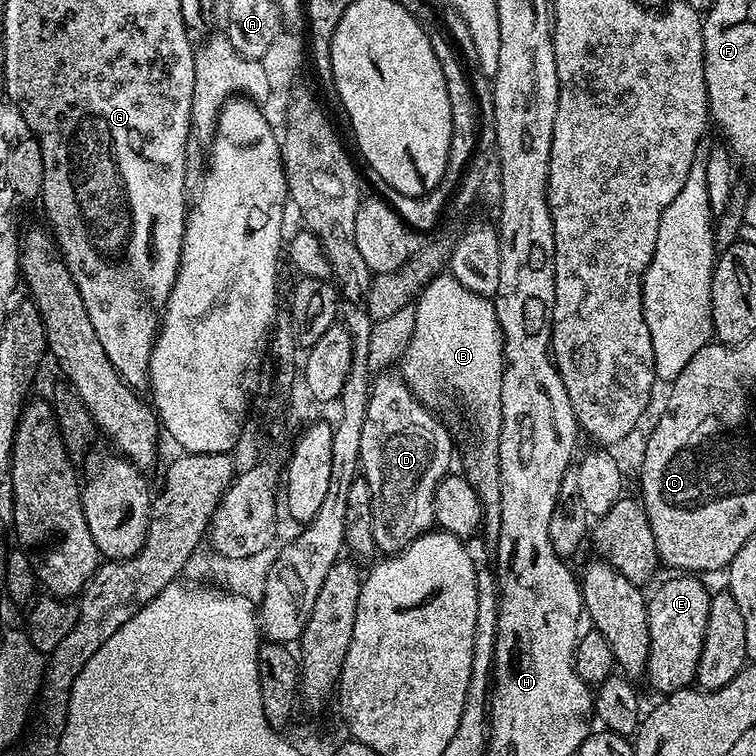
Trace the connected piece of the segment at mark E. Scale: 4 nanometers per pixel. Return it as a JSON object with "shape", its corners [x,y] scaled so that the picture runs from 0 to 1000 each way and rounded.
{"shape":[[[894,759],[890,761],[890,767],[884,767],[873,779],[869,780],[864,788],[856,795],[857,802],[857,821],[860,823],[860,865],[857,866],[857,881],[854,885],[854,901],[864,910],[865,914],[873,915],[872,918],[882,918],[886,915],[896,915],[903,910],[911,909],[919,901],[921,882],[926,874],[926,866],[929,865],[929,849],[934,844],[934,823],[937,821],[937,813],[939,812],[939,796],[942,795],[942,783],[939,778],[935,778],[930,772],[930,766],[922,765],[915,759]]]}

